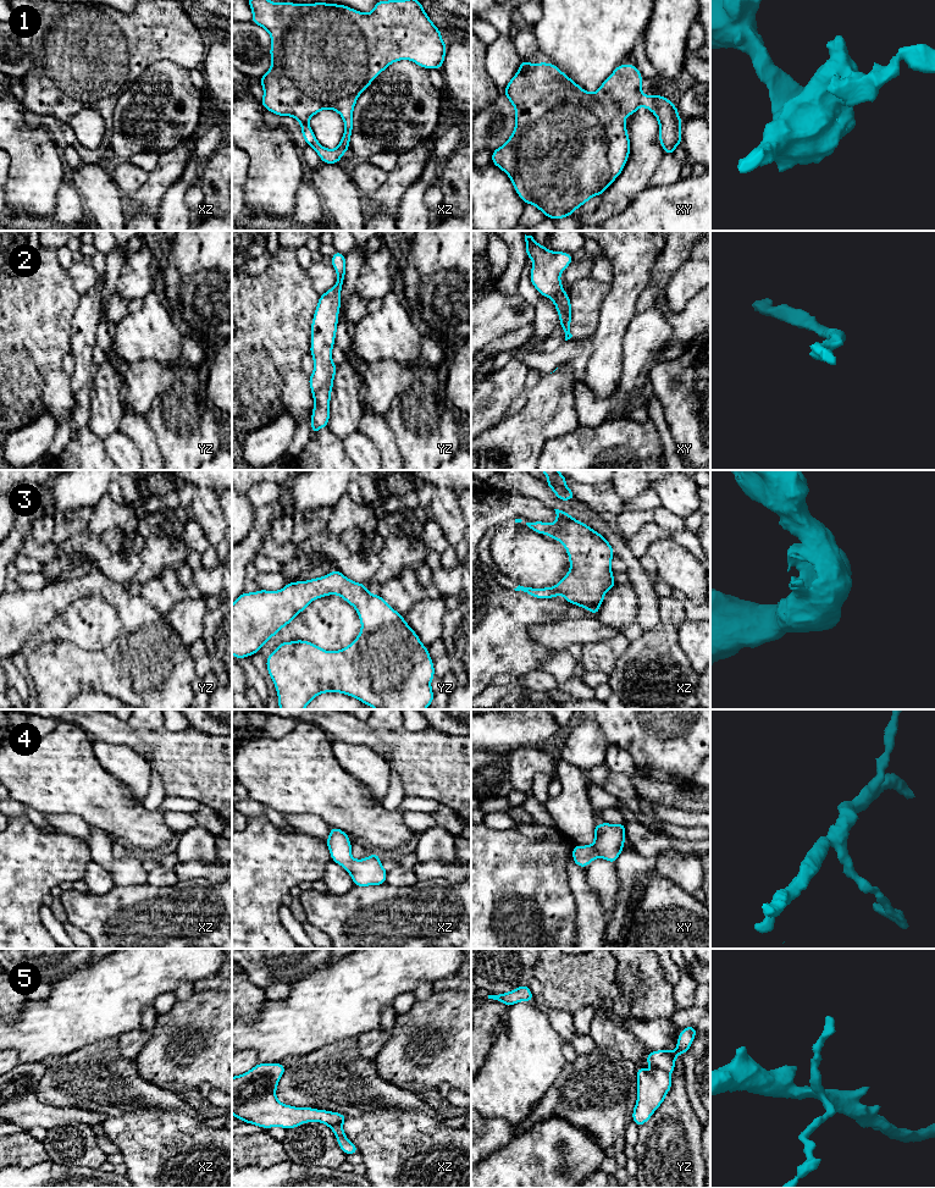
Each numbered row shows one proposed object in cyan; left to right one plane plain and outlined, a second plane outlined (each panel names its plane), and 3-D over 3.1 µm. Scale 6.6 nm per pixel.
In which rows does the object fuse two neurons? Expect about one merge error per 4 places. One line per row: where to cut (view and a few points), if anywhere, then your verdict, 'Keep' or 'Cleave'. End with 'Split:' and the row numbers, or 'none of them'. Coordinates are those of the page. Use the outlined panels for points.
1: No split. Keep
2: No split. Keep
3: No split. Keep
4: No split. Keep
5: Split along yz (656, 1067), (669, 1075). Cleave
Split: 5

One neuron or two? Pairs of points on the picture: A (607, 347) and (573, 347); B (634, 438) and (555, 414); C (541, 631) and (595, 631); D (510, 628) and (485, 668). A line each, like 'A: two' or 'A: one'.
A: two
B: two
C: one
D: one

